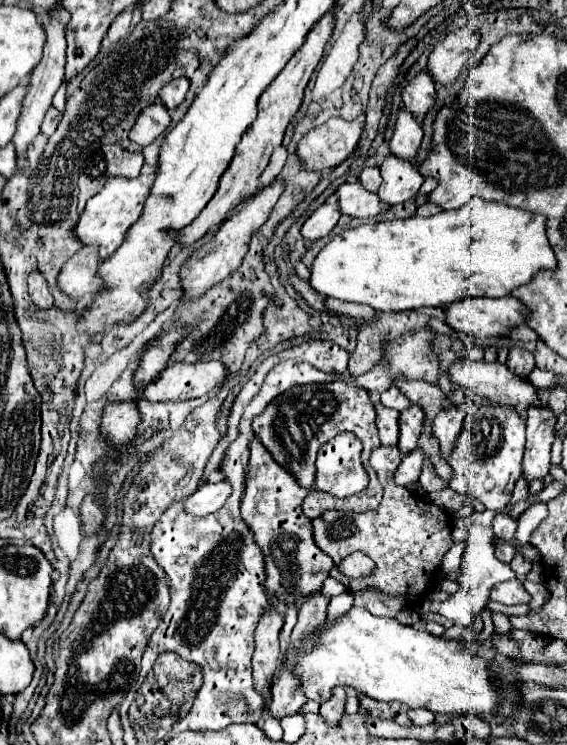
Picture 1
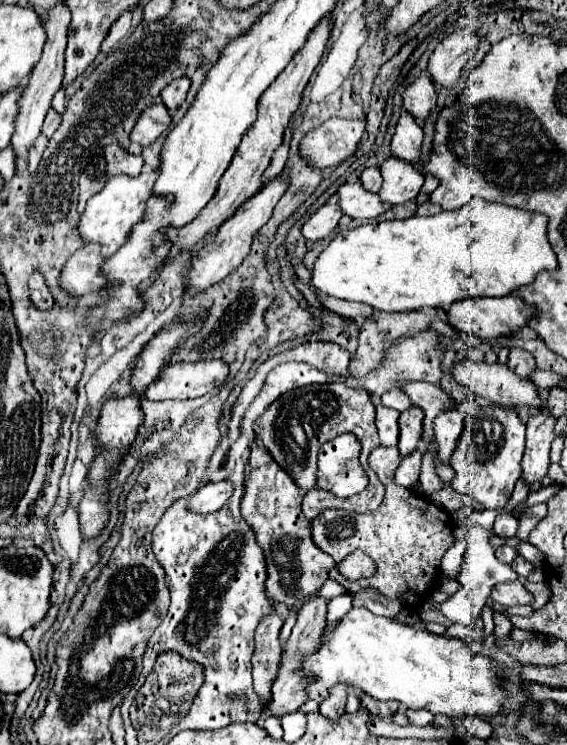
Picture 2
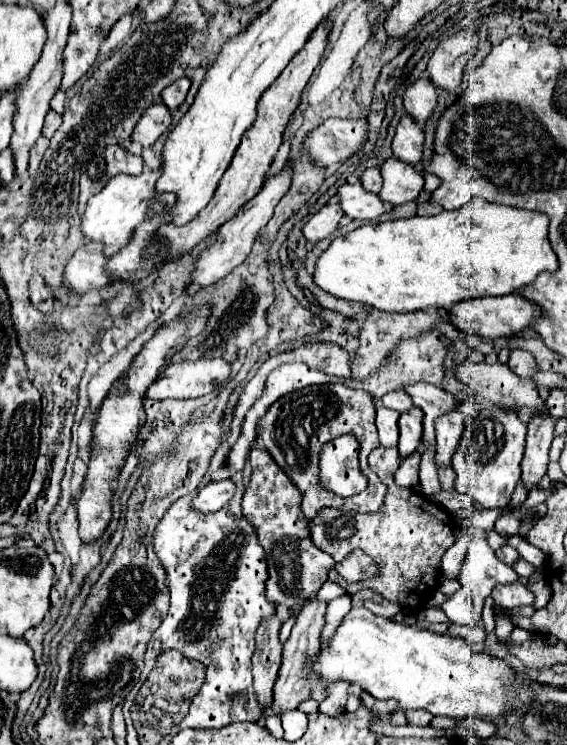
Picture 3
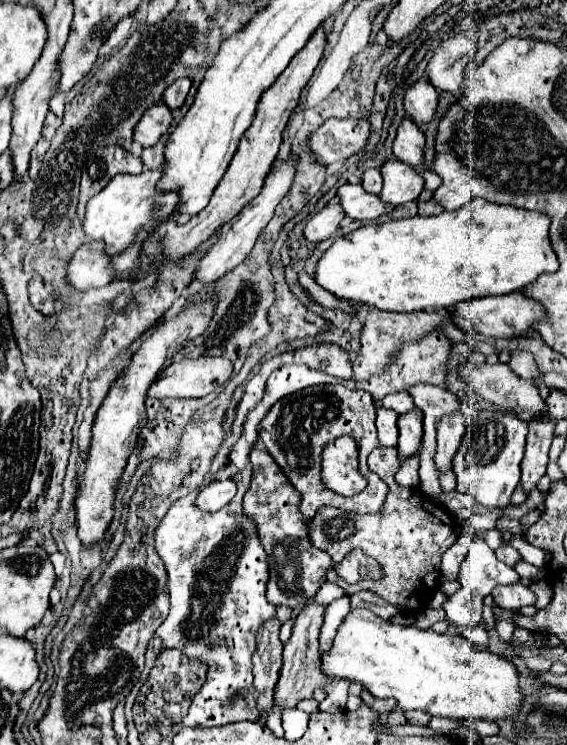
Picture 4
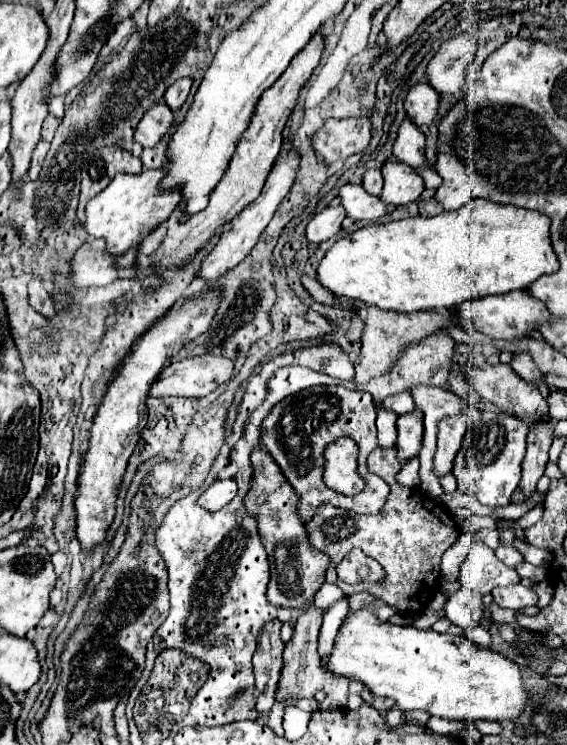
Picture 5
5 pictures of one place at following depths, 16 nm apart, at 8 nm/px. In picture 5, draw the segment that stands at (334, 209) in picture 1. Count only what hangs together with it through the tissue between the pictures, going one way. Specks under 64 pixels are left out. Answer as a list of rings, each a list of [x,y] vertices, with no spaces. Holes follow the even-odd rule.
[[[330,204],[322,212],[318,212],[306,226],[308,242],[320,244],[340,232],[340,224],[346,218],[346,212],[340,204]]]

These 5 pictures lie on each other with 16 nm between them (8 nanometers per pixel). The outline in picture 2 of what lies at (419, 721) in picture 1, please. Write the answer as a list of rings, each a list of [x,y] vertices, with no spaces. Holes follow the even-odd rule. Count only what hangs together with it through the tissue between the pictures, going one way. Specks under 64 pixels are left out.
[[[412,710],[412,712],[406,712],[408,714],[408,718],[410,718],[410,722],[414,724],[414,726],[426,726],[426,724],[430,724],[432,720],[434,720],[434,716],[432,716],[432,712],[428,712],[428,710]]]

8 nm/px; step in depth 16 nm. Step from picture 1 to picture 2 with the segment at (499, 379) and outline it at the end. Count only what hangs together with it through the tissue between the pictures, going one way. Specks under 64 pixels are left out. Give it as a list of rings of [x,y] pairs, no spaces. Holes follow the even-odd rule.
[[[462,360],[456,362],[450,370],[452,380],[470,388],[474,394],[494,402],[496,406],[502,408],[514,408],[514,404],[526,404],[526,408],[542,408],[542,400],[538,398],[536,386],[530,380],[524,380],[520,376],[516,376],[506,364],[494,362],[494,364],[486,364],[486,362],[472,362],[472,360]]]

